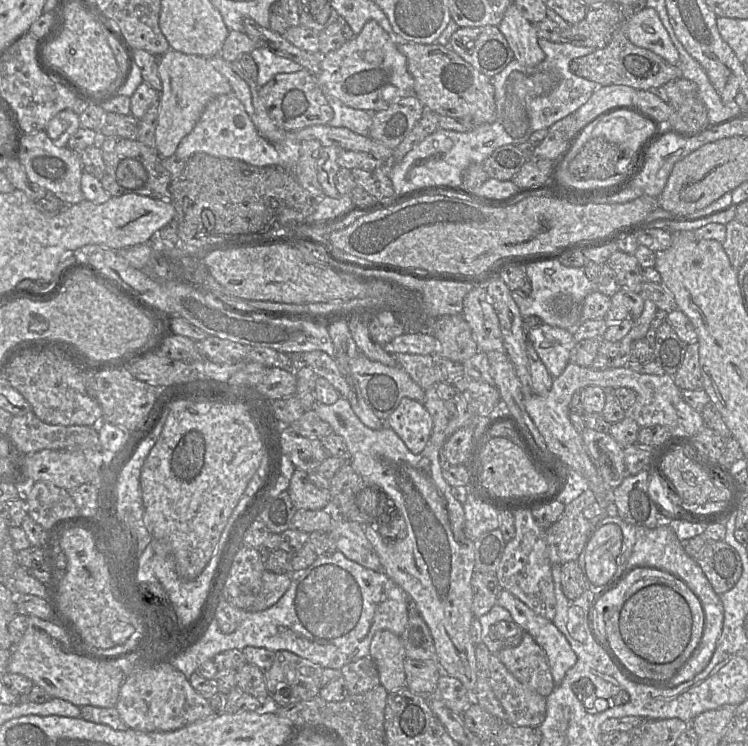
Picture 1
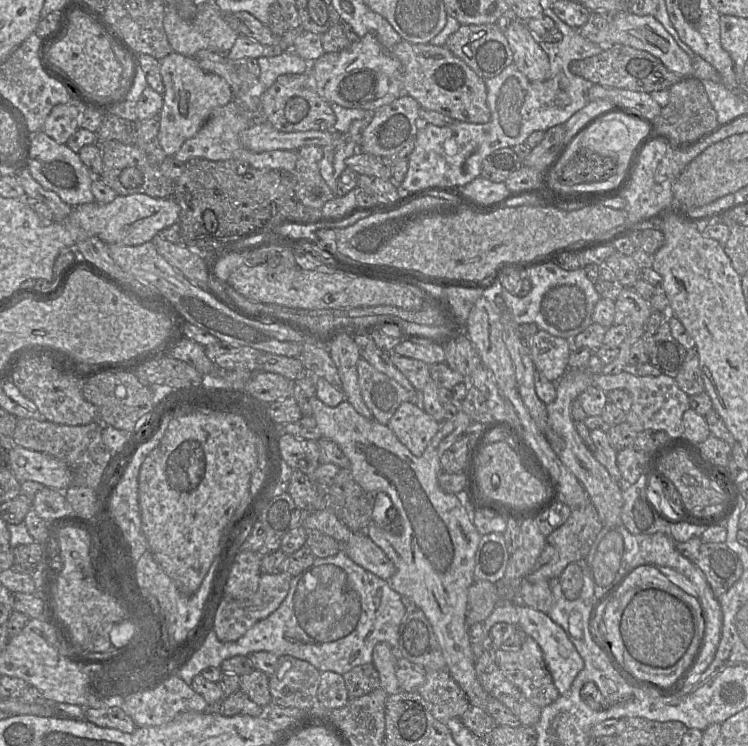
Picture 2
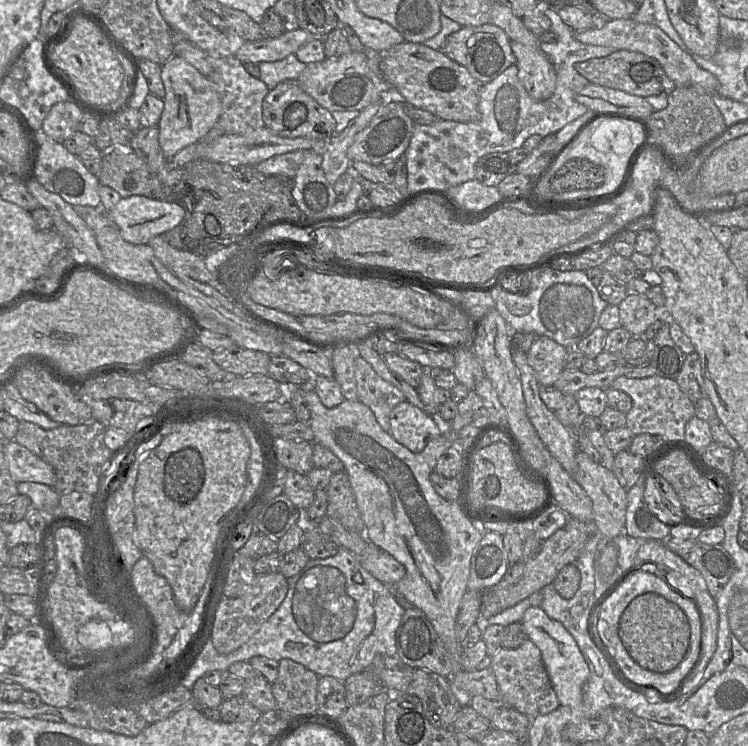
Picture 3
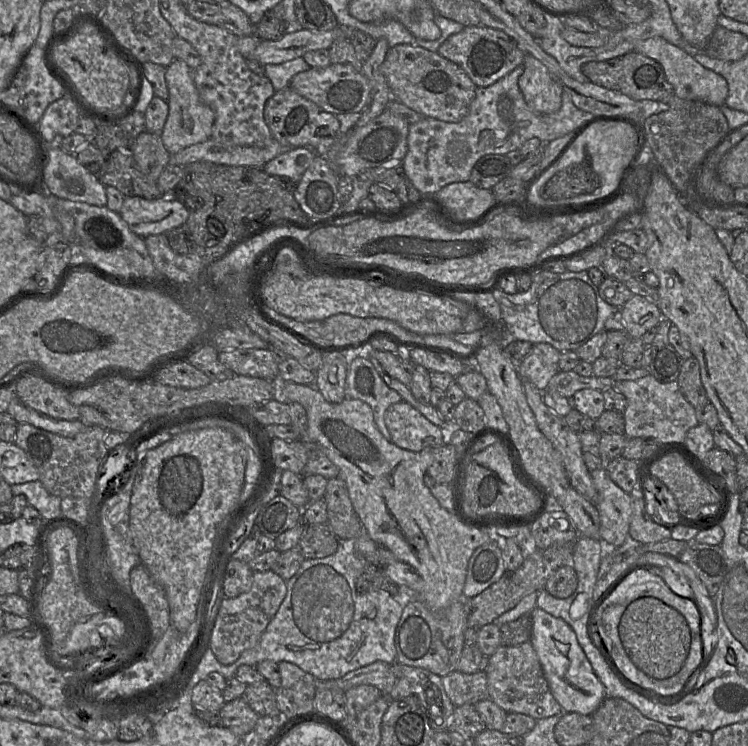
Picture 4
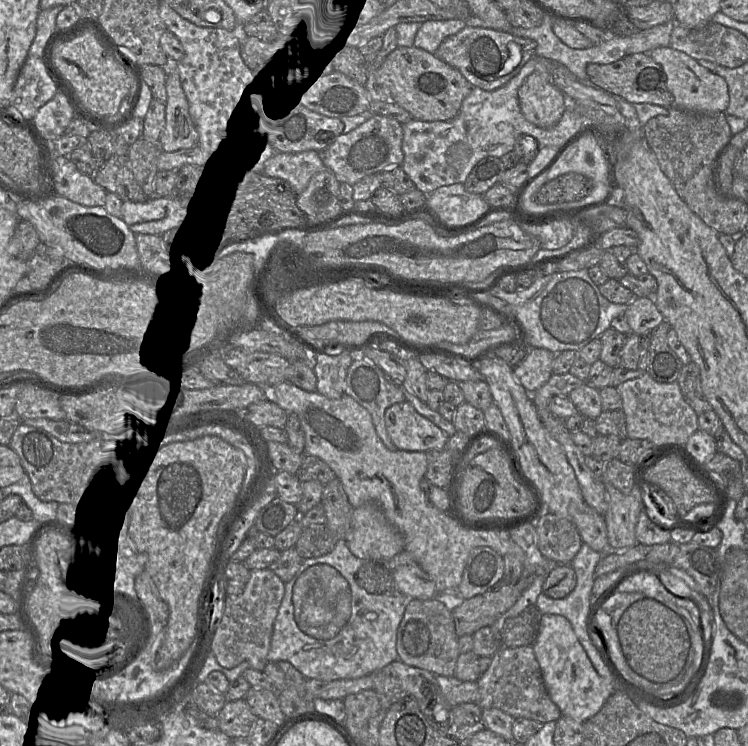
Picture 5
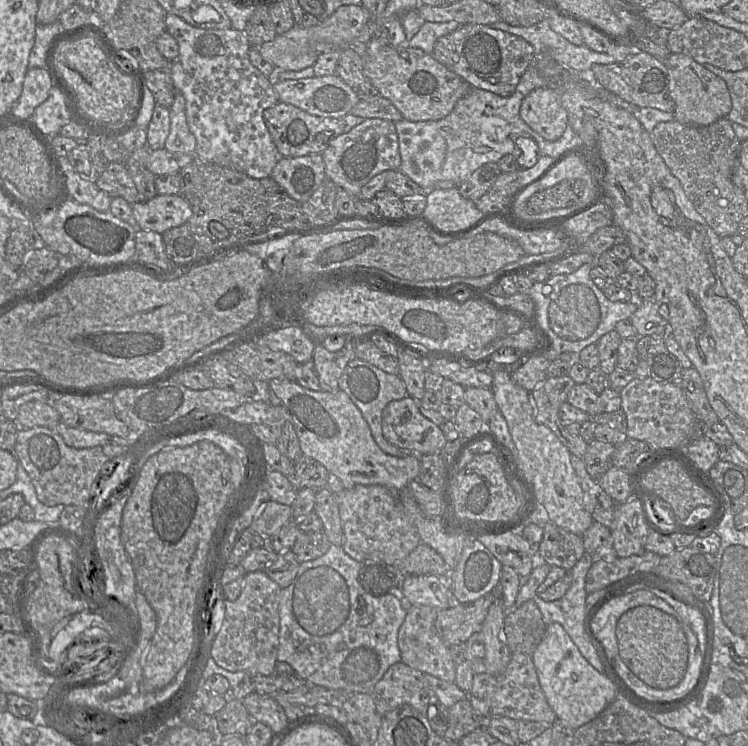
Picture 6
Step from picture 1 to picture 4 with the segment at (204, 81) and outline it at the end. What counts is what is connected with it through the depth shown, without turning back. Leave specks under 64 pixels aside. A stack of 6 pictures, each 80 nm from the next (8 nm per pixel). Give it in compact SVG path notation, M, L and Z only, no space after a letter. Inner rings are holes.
M174 59L166 67L165 80L168 88L168 116L160 136L164 147L170 155L174 155L189 146L204 142L211 138L212 135L215 113L200 100L194 84L193 72L193 69L179 59Z

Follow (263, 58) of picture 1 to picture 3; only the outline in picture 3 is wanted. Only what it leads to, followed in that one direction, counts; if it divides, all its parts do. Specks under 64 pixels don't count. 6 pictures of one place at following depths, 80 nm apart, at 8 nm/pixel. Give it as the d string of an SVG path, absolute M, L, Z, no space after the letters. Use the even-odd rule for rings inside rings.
M290 54L282 60L275 62L260 62L260 77L267 88L274 89L285 80L297 80L306 68L306 64L299 61L294 54Z

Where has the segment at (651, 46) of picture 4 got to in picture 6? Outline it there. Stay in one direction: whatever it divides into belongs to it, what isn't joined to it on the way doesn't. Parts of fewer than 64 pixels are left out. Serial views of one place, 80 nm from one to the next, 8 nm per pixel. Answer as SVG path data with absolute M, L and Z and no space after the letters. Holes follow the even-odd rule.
M671 53L664 63L669 74L669 91L675 103L676 121L689 126L707 126L728 116L732 100L723 79L684 54Z

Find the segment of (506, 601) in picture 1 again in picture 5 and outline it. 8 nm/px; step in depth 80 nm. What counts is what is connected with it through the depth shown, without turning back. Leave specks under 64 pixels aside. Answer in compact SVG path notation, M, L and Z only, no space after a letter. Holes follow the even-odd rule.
M543 614L532 647L547 693L562 716L584 722L603 707L616 689L612 679L604 679L596 672L570 622L563 616Z

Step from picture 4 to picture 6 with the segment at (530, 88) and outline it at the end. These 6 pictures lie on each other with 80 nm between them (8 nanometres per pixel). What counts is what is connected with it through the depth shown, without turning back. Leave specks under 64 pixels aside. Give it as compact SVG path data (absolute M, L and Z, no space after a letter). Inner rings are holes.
M537 88L522 101L523 121L547 141L556 141L568 125L568 113L559 93L552 88Z

